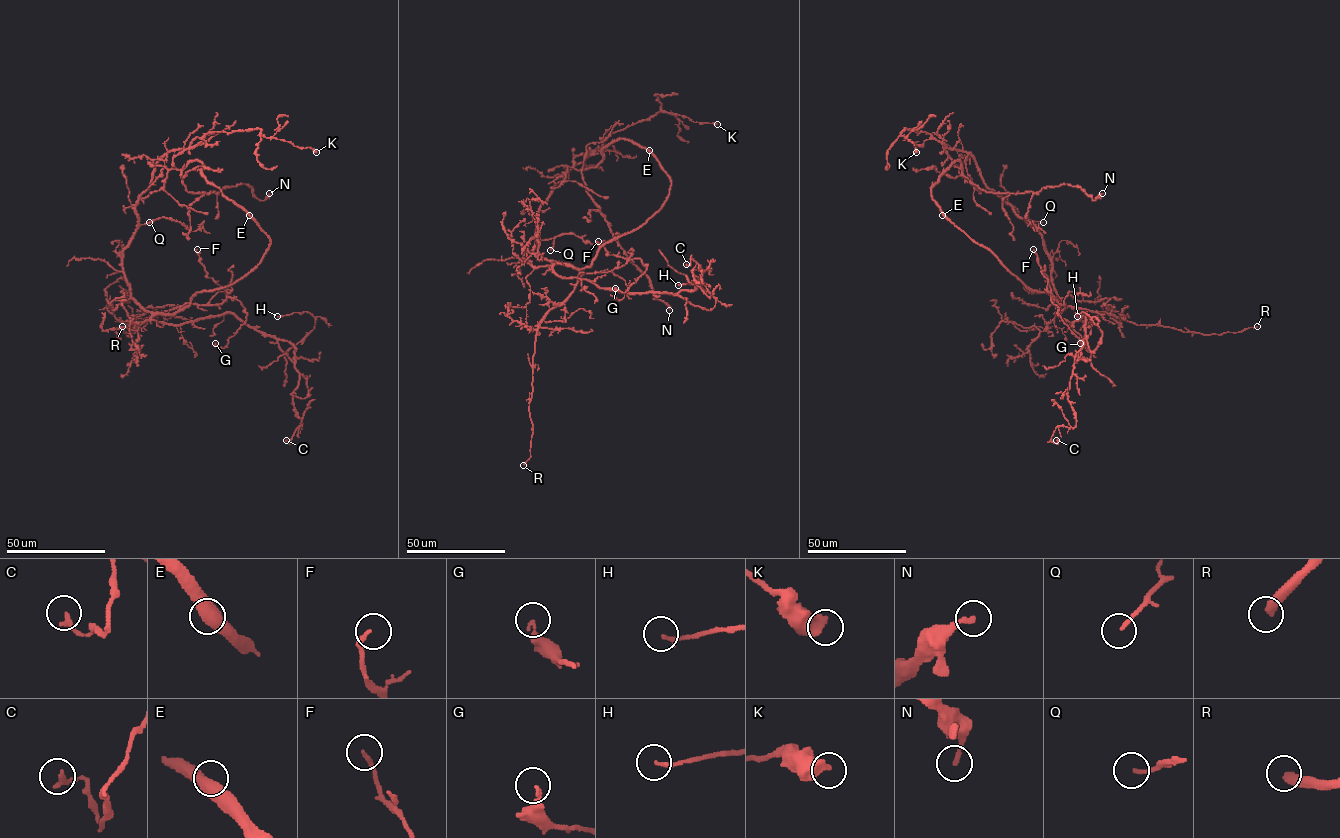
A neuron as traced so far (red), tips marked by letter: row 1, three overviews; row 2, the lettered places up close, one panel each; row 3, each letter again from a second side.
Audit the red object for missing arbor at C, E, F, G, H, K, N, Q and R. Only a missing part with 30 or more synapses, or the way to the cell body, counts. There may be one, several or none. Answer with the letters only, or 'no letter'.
R

